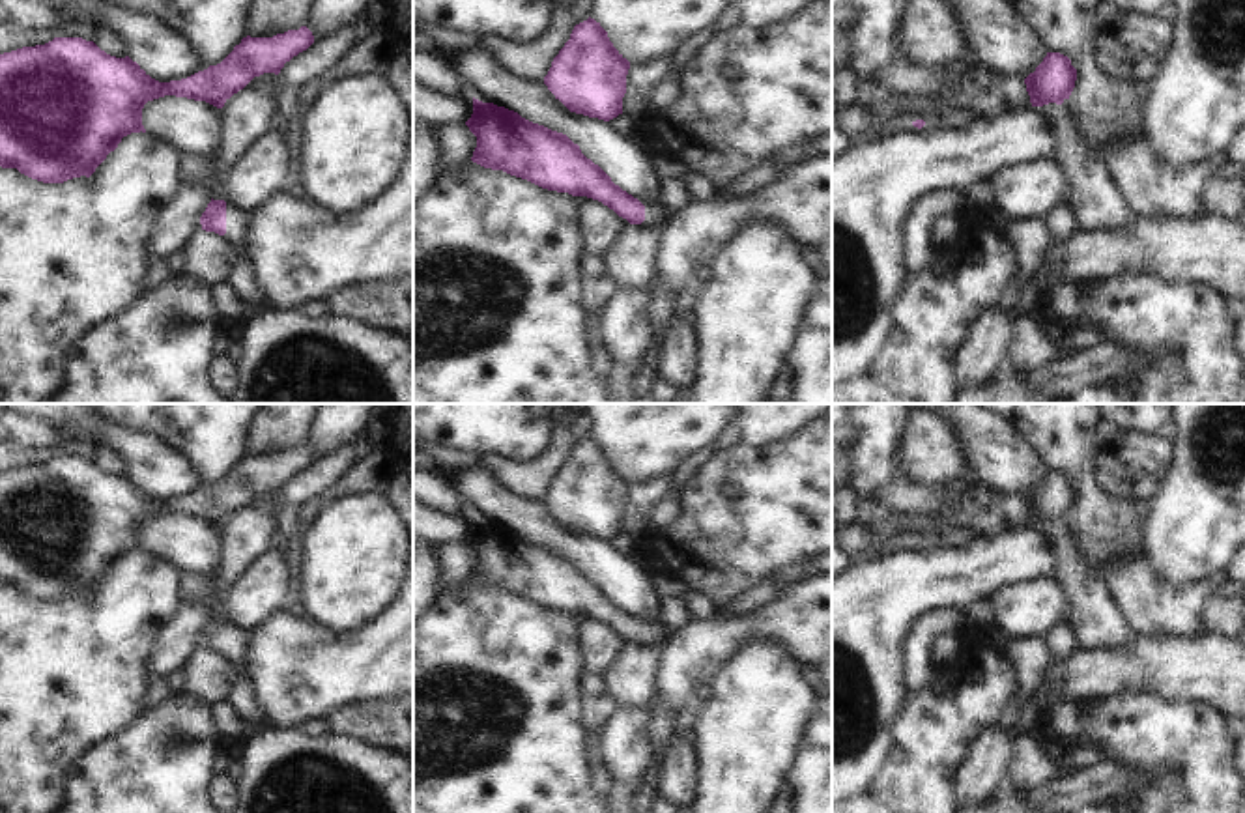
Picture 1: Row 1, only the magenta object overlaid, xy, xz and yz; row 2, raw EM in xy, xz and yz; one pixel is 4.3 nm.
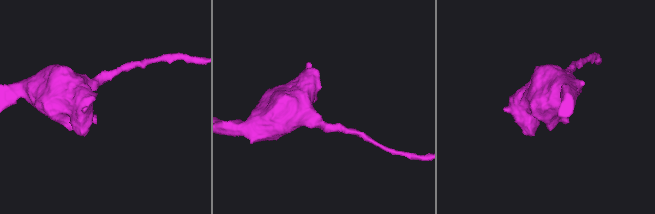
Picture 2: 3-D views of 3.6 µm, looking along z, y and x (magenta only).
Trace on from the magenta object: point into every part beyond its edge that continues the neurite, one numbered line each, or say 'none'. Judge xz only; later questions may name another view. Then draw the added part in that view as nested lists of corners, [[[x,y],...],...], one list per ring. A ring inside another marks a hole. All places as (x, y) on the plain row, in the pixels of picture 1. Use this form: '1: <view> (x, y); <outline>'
1: xz (653, 634); [[[645,624],[645,639],[641,641],[643,645],[654,645],[660,647],[662,641],[665,637],[664,628],[660,626],[652,626],[652,624]]]

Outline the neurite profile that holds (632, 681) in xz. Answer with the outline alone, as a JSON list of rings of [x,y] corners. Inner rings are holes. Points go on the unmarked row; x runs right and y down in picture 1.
[[[628,643],[606,677],[611,697],[619,706],[654,705],[658,671],[660,647]]]

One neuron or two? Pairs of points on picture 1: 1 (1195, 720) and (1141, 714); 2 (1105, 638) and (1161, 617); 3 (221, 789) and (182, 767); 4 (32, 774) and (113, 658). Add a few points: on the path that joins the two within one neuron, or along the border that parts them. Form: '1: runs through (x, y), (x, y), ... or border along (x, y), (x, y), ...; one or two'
1: runs through (1182, 720), (1154, 720); one
2: border along (1111, 589), (1120, 613), (1135, 634); two
3: border along (215, 778), (210, 793); two
4: runs through (32, 746), (32, 739), (85, 686); one

